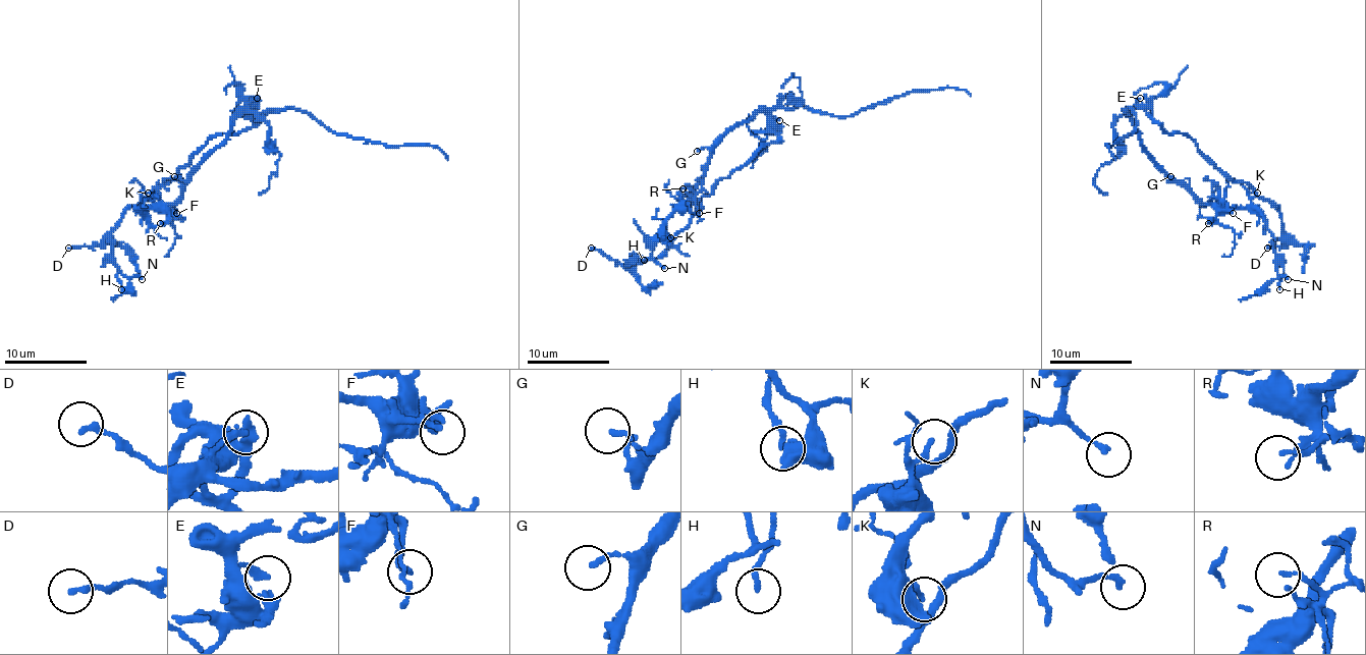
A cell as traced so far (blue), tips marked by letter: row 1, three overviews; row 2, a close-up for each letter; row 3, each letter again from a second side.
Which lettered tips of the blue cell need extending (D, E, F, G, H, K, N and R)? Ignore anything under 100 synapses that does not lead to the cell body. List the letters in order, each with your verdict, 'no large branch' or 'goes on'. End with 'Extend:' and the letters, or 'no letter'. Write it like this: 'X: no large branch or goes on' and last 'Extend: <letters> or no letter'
D: no large branch
E: goes on
F: no large branch
G: no large branch
H: no large branch
K: no large branch
N: no large branch
R: no large branch
Extend: E

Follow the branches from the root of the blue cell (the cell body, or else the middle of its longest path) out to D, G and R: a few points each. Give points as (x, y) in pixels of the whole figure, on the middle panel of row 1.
D: (757, 153), (722, 177), (710, 195), (701, 199), (701, 205), (691, 221), (656, 258), (617, 264), (591, 248)
G: (757, 153), (777, 139), (769, 128), (769, 116), (765, 112), (739, 122), (714, 145), (697, 151)
R: (757, 153), (777, 139), (765, 112), (739, 122), (720, 141), (693, 197), (689, 188), (682, 188)

